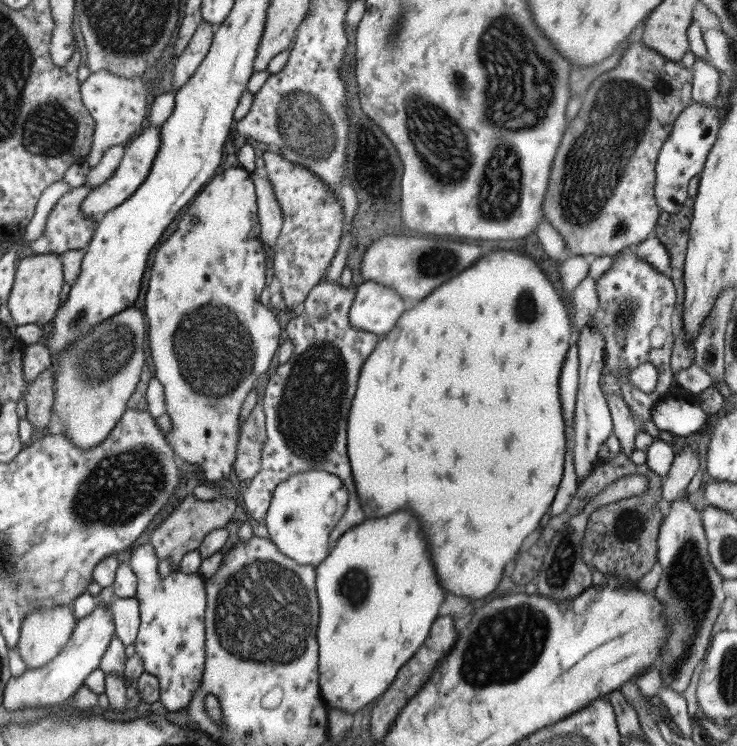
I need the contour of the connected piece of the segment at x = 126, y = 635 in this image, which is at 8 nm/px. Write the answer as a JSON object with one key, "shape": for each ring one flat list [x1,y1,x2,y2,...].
{"shape":[[115,596,110,602,114,617,115,633,127,647,134,644,140,628,140,600,138,598,119,598]]}

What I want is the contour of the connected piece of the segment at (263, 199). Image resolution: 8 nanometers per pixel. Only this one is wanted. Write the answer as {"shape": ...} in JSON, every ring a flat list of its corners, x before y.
{"shape":[[260,167,251,173,253,183,255,184,255,194,257,197,257,207,260,222,260,236,264,246,274,248,276,246,276,238,282,230,282,222,284,217,276,200,272,183,268,179,265,167]]}

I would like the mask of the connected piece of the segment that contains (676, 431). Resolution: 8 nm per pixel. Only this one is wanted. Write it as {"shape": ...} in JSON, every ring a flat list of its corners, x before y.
{"shape":[[670,396,660,400,651,411,651,420,656,427,678,438,703,432,709,417,693,400,676,399]]}

